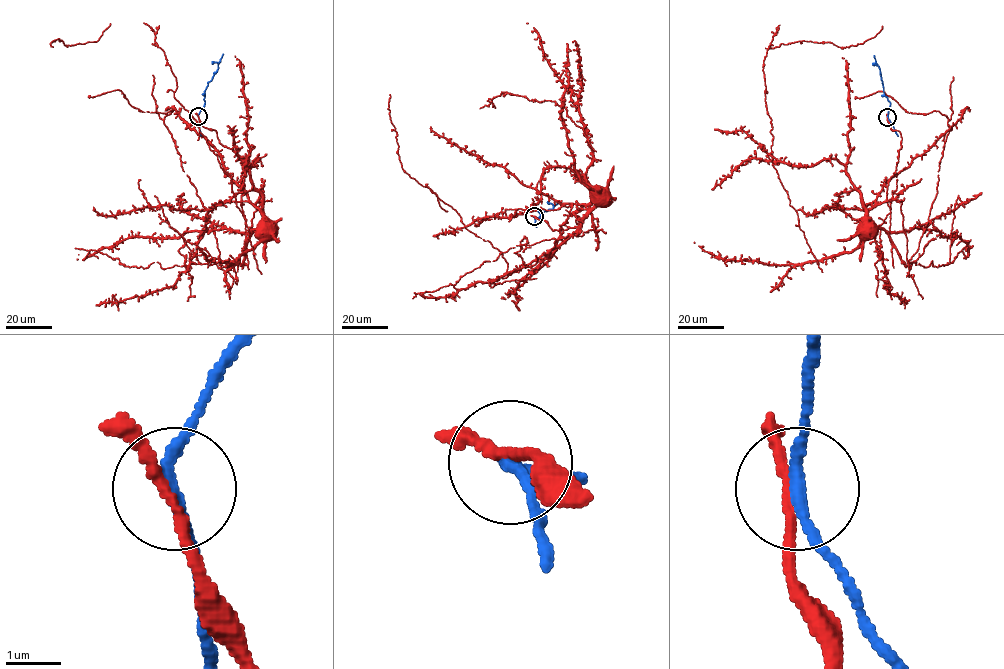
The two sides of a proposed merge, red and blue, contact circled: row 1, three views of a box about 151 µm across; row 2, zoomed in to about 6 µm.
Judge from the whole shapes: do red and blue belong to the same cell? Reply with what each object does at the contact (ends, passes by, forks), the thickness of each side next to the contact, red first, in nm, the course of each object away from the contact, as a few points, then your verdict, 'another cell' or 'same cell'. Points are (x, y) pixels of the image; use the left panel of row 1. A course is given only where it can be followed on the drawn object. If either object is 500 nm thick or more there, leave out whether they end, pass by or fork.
red passes by; blue passes by; 170 nm thick on the red side, 200 nm on the other; red runs (198, 116), (216, 131), (220, 143), (246, 160), (240, 178), (245, 229), (264, 232), (267, 226); blue runs (198, 116), (205, 101), (205, 90), (223, 53); another cell

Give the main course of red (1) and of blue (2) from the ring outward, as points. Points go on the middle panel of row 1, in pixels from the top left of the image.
1: (533, 216), (543, 219), (553, 231), (580, 227), (575, 219), (579, 217), (575, 216), (582, 219), (601, 193)
2: (534, 217), (540, 219), (540, 213), (552, 209), (558, 202)

